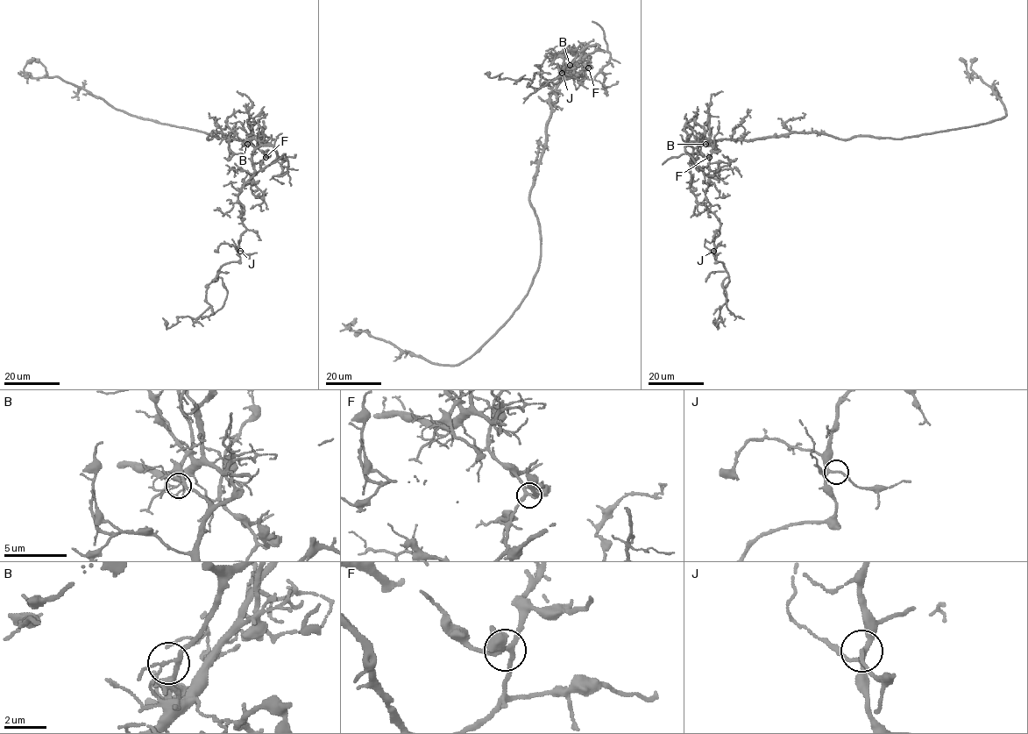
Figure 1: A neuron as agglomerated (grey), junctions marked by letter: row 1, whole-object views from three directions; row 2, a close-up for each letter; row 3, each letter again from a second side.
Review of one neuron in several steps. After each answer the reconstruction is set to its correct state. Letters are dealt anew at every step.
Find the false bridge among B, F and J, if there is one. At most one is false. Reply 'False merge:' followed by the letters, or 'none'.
False merge: B

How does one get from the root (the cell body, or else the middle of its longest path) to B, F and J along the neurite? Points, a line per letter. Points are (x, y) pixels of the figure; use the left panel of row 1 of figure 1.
B: (218, 132), (228, 140), (242, 139), (248, 141), (248, 144)
F: (218, 132), (228, 140), (250, 141), (265, 157)
J: (218, 132), (228, 140), (248, 141), (254, 147), (254, 174), (238, 195), (246, 229), (241, 236), (240, 251)

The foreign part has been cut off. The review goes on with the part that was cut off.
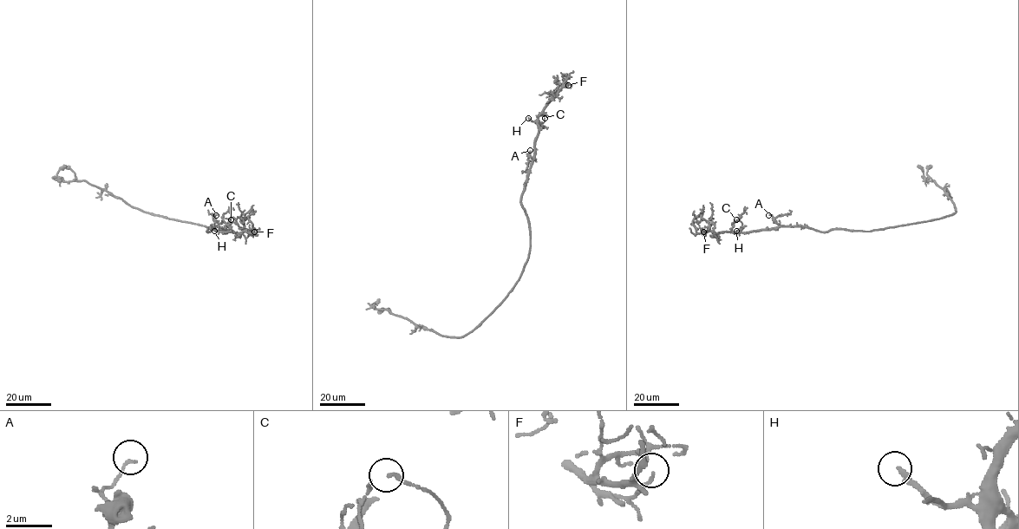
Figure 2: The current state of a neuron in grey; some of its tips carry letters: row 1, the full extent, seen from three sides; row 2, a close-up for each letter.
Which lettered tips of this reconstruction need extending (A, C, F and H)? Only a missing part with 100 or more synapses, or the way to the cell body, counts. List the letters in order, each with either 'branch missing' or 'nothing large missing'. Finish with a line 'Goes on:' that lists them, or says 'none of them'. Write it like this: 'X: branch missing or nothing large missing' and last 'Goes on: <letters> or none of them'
A: nothing large missing
C: nothing large missing
F: nothing large missing
H: nothing large missing
Goes on: none of them

